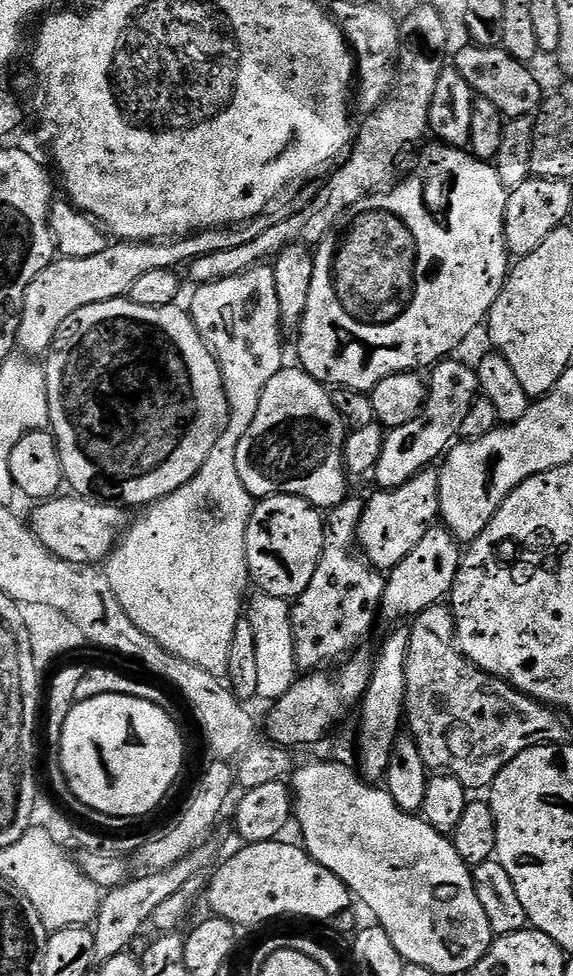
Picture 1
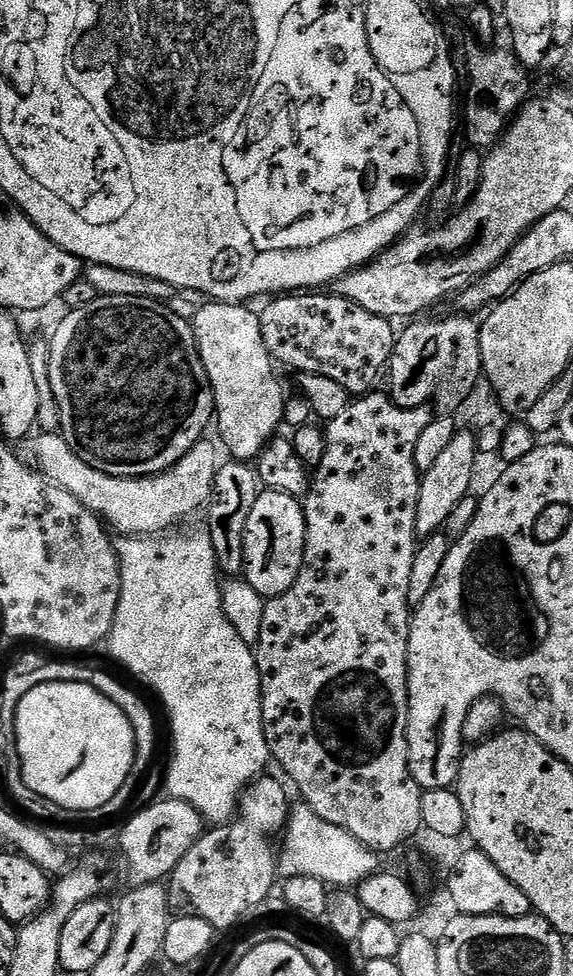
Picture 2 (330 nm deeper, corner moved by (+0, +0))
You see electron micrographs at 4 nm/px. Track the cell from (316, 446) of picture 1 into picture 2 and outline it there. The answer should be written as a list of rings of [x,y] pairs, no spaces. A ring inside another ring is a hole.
[[[204,302],[199,305],[196,309],[196,316],[190,321],[192,330],[196,334],[196,345],[200,351],[200,357],[202,358],[202,366],[206,370],[208,375],[208,381],[212,387],[212,393],[216,399],[216,414],[214,417],[215,427],[220,427],[220,436],[224,439],[224,444],[228,447],[229,457],[235,458],[240,462],[252,462],[255,461],[256,457],[259,456],[262,449],[267,446],[269,440],[273,439],[277,435],[278,429],[281,427],[284,418],[284,401],[286,399],[286,392],[280,389],[280,384],[276,381],[276,376],[272,373],[274,369],[274,361],[272,356],[266,350],[266,342],[262,342],[262,326],[260,325],[260,317],[255,311],[251,312],[251,307],[245,306],[244,304],[221,304],[219,302]]]

